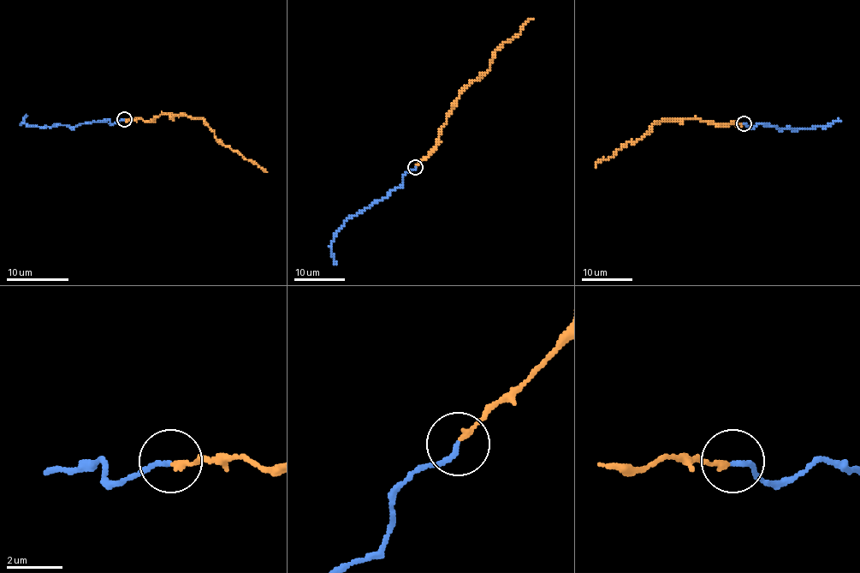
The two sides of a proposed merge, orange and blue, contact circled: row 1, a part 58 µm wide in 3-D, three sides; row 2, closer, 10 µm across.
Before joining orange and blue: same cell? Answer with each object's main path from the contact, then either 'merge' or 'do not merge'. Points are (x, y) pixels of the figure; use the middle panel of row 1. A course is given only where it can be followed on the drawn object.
orange runs (415, 166), (435, 146), (441, 125), (459, 93), (489, 69), (493, 54), (532, 18); blue runs (415, 166), (403, 176), (400, 187), (345, 223), (330, 246), (335, 265); merge

